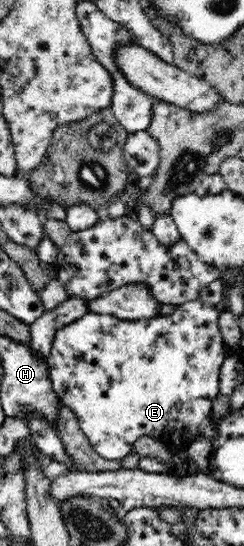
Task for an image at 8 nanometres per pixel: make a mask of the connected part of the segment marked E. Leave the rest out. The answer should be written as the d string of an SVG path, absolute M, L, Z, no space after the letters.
M200 299L178 305L170 315L161 315L151 319L140 320L120 320L109 313L86 312L78 317L74 322L63 325L54 332L51 342L50 356L46 359L48 363L49 377L54 389L64 405L74 411L78 419L79 426L83 434L88 438L94 450L107 461L123 459L132 452L134 442L142 436L150 436L157 439L173 452L186 451L190 443L194 440L205 439L214 440L218 436L217 424L212 419L212 402L220 394L220 368L224 362L226 354L226 342L220 333L220 323L218 323L218 311L220 307L204 304Z

